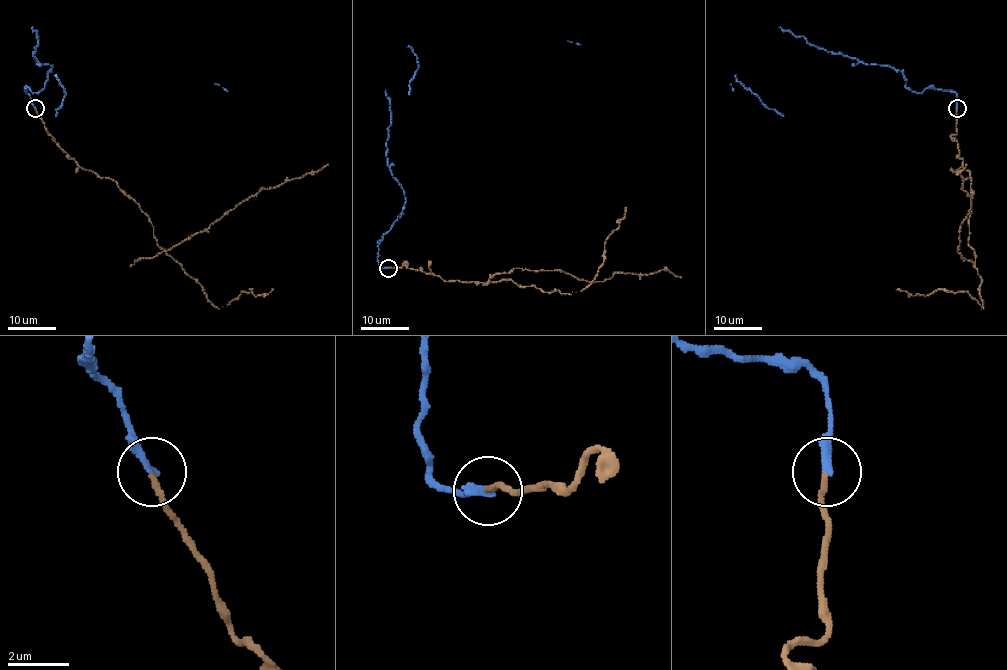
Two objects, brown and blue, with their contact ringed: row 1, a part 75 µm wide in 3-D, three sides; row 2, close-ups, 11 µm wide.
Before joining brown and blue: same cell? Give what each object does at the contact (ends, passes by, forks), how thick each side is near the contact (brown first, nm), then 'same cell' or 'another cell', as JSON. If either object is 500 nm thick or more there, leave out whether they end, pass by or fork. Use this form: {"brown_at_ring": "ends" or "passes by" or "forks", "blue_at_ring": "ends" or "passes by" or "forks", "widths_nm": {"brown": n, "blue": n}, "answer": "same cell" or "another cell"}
{"brown_at_ring": "ends", "blue_at_ring": "ends", "widths_nm": {"brown": 170, "blue": 260}, "answer": "another cell"}

